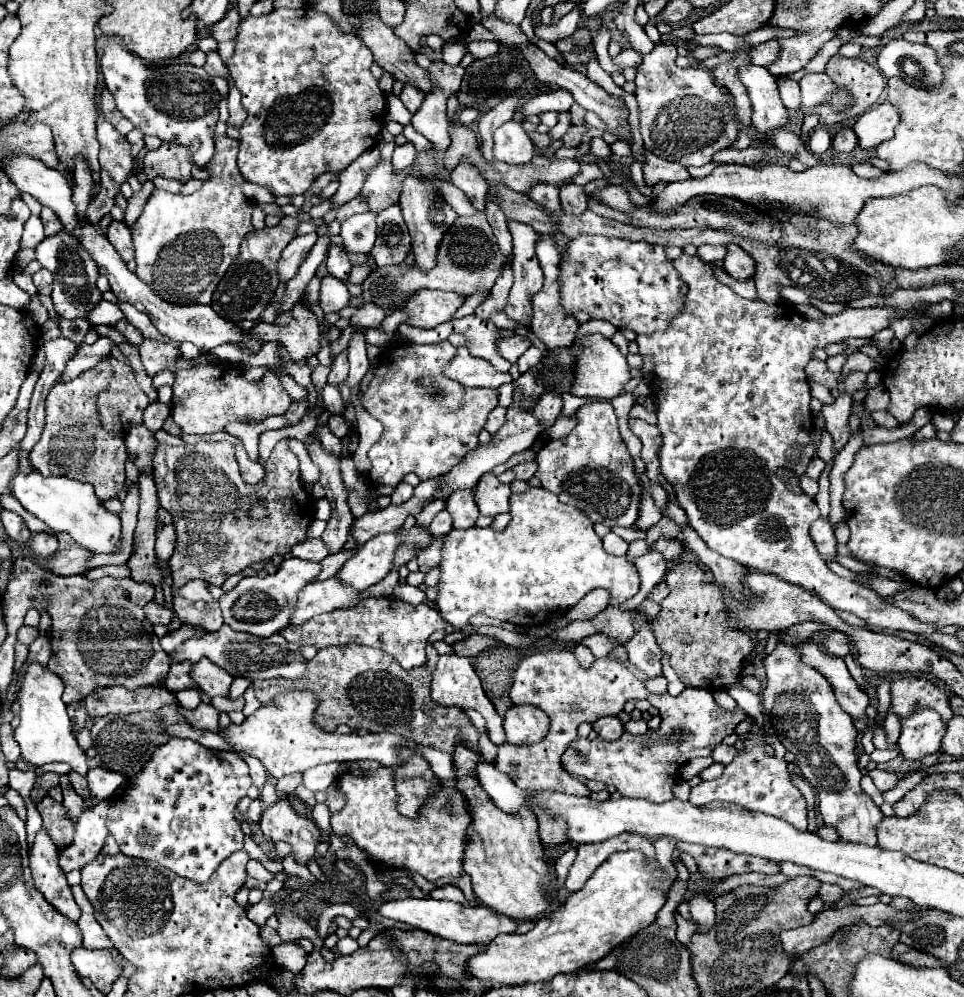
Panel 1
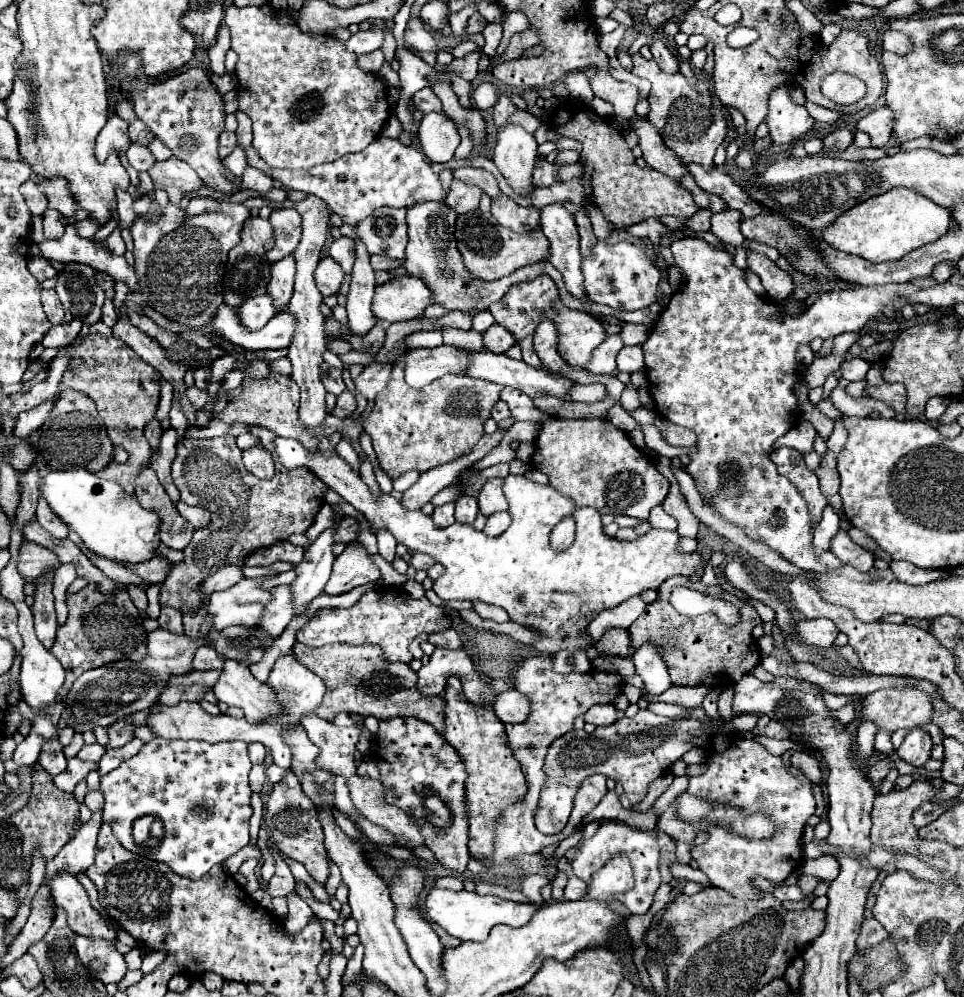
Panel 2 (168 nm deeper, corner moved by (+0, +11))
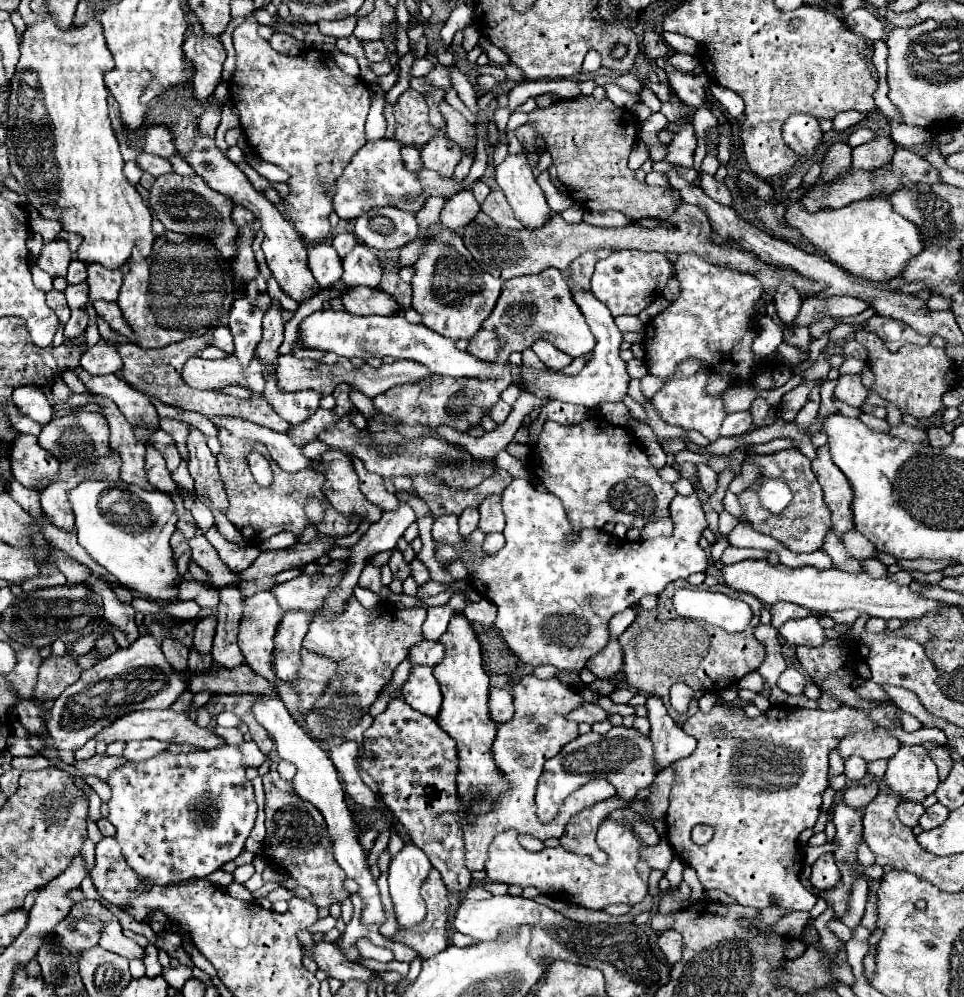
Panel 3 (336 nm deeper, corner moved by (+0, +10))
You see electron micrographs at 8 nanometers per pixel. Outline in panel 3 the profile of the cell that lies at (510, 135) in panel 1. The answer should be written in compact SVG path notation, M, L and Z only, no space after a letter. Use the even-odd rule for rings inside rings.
M526 152L508 154L506 160L496 166L496 182L506 194L514 214L528 230L540 228L548 220L550 206L546 204L542 188L534 180Z

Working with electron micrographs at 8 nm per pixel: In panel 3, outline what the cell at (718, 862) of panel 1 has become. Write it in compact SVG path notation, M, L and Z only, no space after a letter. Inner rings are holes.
M714 706L708 714L696 712L682 728L698 740L698 748L688 758L674 762L676 778L670 792L670 808L666 812L668 840L674 852L688 866L696 868L704 890L718 888L738 904L752 908L772 906L770 898L774 896L776 906L810 912L816 904L816 896L806 890L798 878L804 866L798 836L804 828L814 826L818 818L822 792L828 788L830 750L838 746L848 730L872 730L874 724L850 706L842 706L834 712L772 706L754 720L740 708ZM696 824L710 824L714 828L714 838L706 846L698 846L690 840L690 832Z

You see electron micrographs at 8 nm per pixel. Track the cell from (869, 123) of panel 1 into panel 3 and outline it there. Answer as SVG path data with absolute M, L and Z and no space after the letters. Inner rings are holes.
M876 134L870 142L852 150L852 166L854 168L878 168L888 164L894 154L894 142L890 136Z

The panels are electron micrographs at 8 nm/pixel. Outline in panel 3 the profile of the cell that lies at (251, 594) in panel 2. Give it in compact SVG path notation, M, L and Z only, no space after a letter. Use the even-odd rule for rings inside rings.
M212 614L212 616L206 616L202 618L198 624L196 624L196 630L194 630L194 648L202 654L210 652L210 646L212 646L212 638L216 634L216 626L218 626L218 614Z

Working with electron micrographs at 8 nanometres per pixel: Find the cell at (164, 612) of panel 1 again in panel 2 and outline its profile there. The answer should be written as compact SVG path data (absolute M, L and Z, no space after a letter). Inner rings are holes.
M130 585L128 593L134 603L134 605L139 609L145 611L148 606L146 592L140 587L135 585Z

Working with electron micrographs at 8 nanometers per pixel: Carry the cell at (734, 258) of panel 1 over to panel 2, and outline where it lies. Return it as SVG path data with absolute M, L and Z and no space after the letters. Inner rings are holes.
M746 249L746 251L748 251L748 267L762 279L766 293L774 301L784 301L786 297L790 297L794 291L792 277L786 271L782 271L774 261L766 259L764 255L754 253L750 249Z

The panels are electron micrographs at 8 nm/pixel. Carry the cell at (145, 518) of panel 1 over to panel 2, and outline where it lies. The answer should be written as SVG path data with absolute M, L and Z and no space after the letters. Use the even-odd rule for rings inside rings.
M164 607L162 613L160 613L160 619L158 619L160 627L162 629L168 629L168 631L174 631L174 633L182 633L182 613L176 611L176 609L170 609L170 607Z

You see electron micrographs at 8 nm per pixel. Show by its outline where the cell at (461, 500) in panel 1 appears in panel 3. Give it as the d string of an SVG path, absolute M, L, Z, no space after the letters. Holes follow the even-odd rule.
M466 508L460 516L458 516L458 524L460 524L460 534L464 538L470 536L470 532L474 532L478 528L478 510L476 508Z

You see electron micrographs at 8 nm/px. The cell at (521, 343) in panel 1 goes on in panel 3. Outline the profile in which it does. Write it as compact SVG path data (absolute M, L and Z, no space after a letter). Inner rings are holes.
M480 328L472 336L472 340L468 344L468 352L474 352L474 356L478 356L482 360L494 360L496 354L498 354L498 346L500 344L498 344L496 332L490 332L490 330Z

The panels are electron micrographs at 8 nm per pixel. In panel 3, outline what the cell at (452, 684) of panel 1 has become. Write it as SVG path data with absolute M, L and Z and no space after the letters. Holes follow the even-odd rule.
M414 666L402 686L404 700L418 712L436 718L440 710L440 684L434 678L434 666Z

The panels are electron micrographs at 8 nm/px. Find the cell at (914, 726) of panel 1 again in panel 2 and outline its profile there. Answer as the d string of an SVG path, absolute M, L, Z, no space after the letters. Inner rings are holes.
M916 727L916 729L912 729L906 735L904 743L896 749L896 755L902 761L910 763L912 767L924 767L926 761L930 759L930 751L932 751L932 739L930 739L930 735L924 729Z

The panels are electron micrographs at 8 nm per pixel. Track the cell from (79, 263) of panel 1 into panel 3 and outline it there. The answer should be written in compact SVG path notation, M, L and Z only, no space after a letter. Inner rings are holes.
M98 316L98 320L96 320L96 324L98 324L98 330L100 330L100 336L102 336L102 338L116 342L130 342L130 340L124 336L116 336L116 332L114 332L114 330L106 324L106 320L102 320L100 316Z

